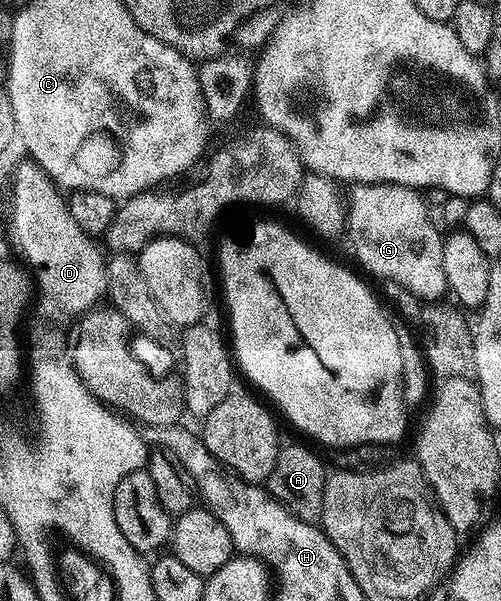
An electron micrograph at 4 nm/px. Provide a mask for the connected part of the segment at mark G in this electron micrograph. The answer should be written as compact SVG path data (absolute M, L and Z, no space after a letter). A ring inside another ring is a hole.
M357 184L350 191L351 197L345 200L345 236L351 239L351 248L360 266L383 280L392 280L392 285L404 288L420 302L442 301L449 292L443 257L445 240L431 221L432 213L424 197L416 189L400 184Z

